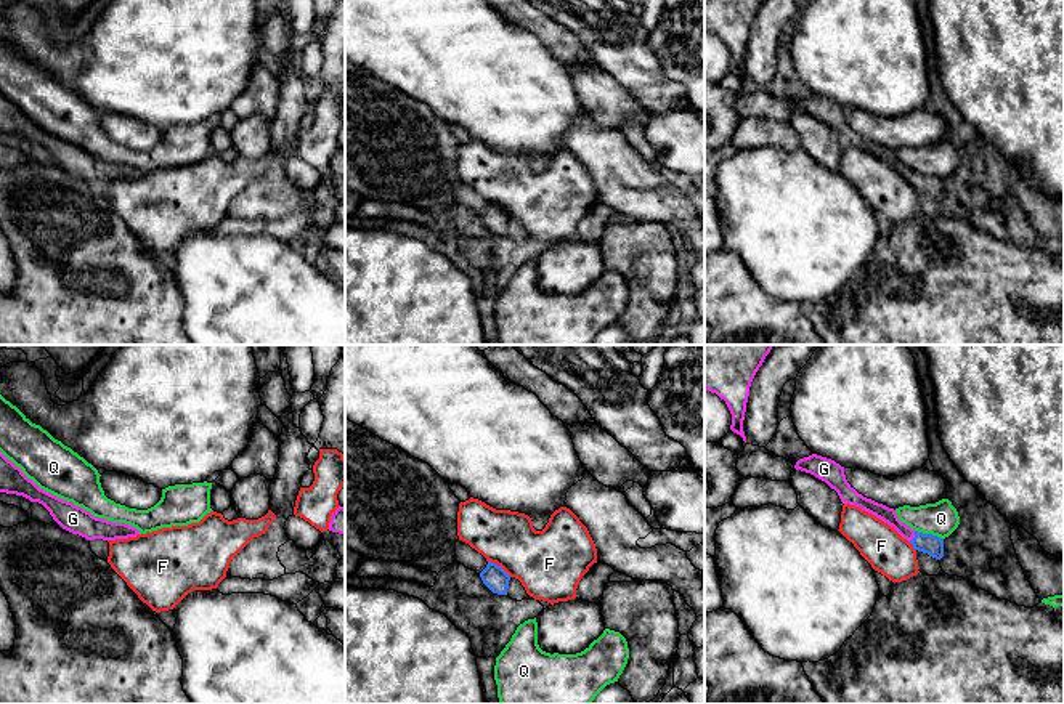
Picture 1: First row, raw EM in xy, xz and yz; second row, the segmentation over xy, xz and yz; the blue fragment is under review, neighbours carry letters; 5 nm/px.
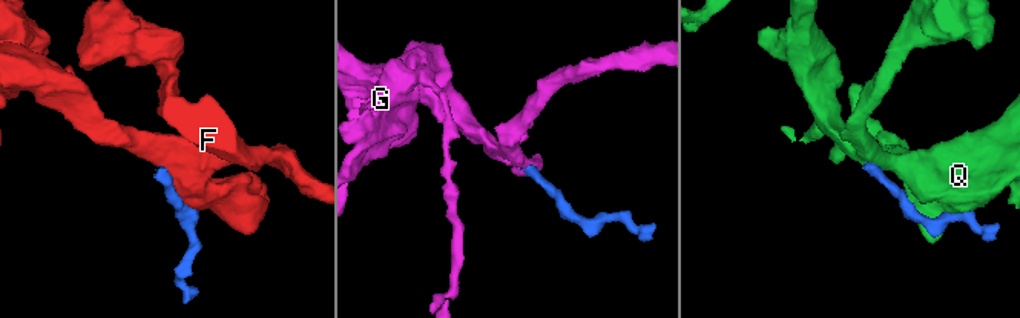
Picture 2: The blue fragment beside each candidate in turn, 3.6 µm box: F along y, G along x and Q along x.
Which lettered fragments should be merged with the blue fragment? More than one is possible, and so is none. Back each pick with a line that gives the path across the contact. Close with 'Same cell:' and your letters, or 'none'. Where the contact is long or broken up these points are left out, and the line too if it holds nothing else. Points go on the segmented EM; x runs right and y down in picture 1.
G: across yz (933, 546), (921, 542), (915, 536), (904, 531), (888, 515)
Same cell: G

